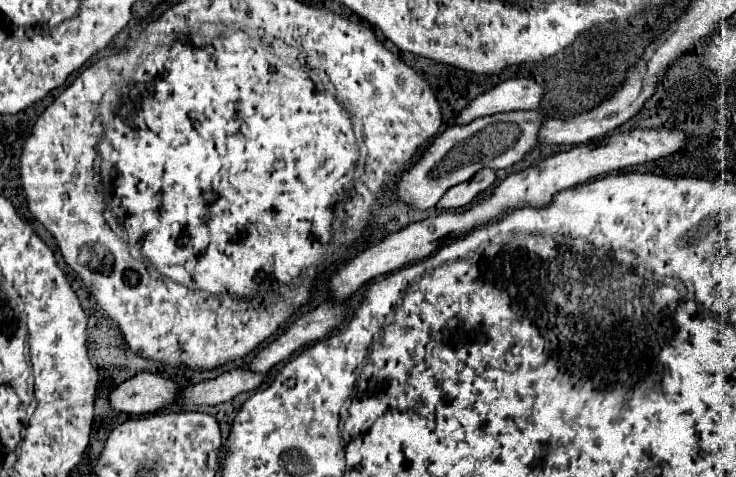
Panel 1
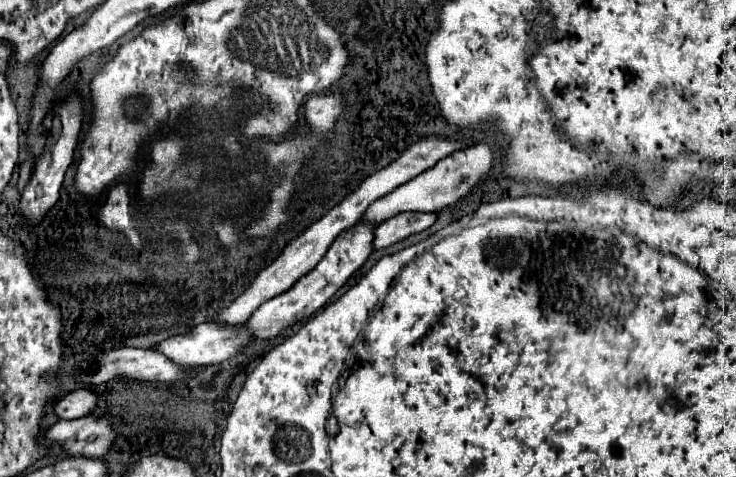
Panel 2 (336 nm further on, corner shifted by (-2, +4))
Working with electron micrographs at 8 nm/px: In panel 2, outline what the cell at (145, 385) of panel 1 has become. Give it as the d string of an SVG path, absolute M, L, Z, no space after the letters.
M76 389L56 399L52 407L58 419L78 419L78 417L88 415L94 409L94 405L96 405L96 395L92 391Z

